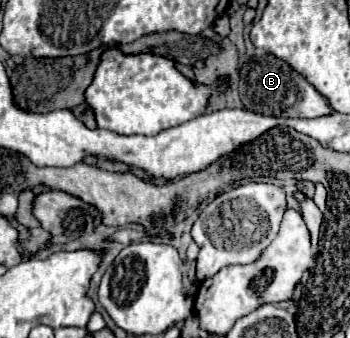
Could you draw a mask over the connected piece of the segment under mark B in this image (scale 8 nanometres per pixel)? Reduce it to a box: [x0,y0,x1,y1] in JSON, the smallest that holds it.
[240,55,332,119]

